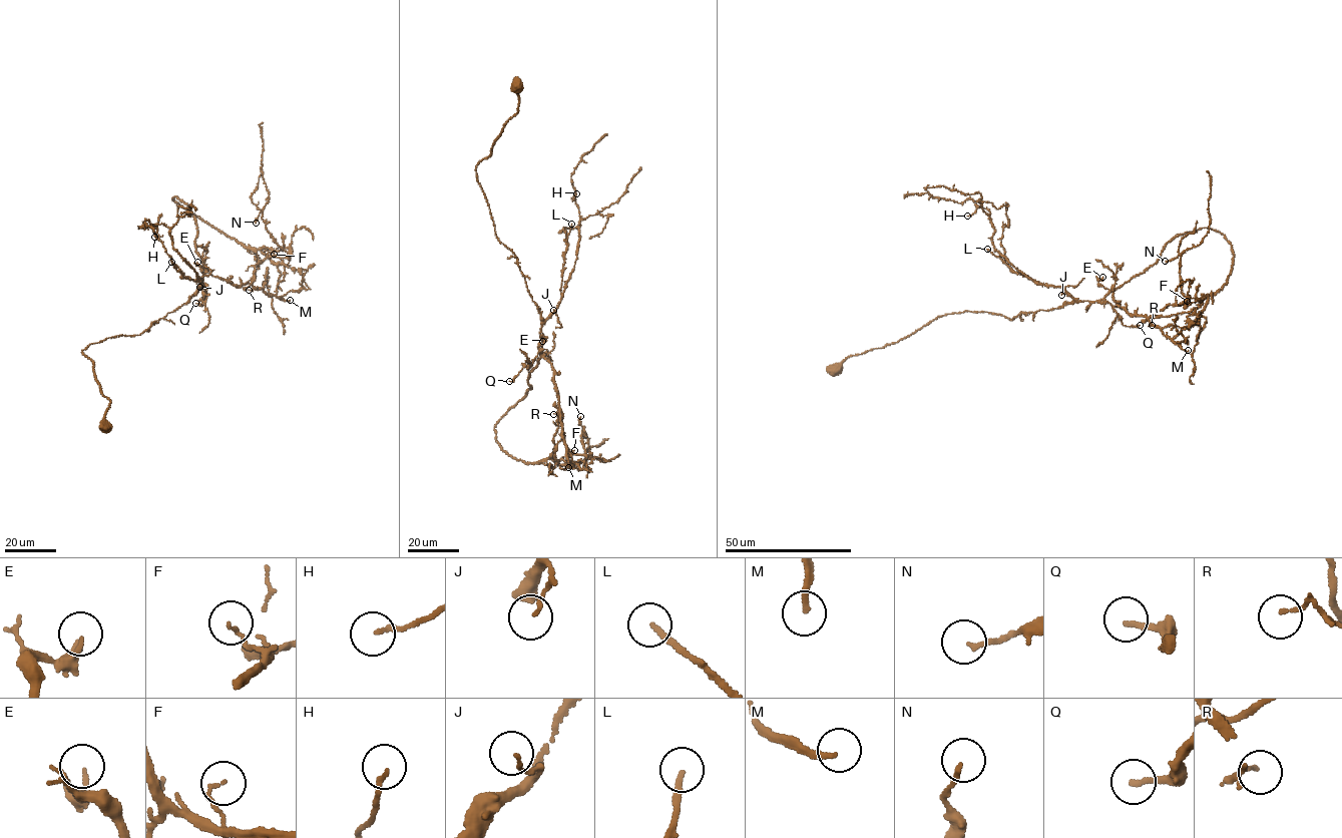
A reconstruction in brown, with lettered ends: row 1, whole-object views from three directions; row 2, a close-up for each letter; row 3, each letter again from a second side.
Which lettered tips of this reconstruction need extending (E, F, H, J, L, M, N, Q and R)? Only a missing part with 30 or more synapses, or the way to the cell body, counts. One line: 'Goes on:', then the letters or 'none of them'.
Goes on: L, M

